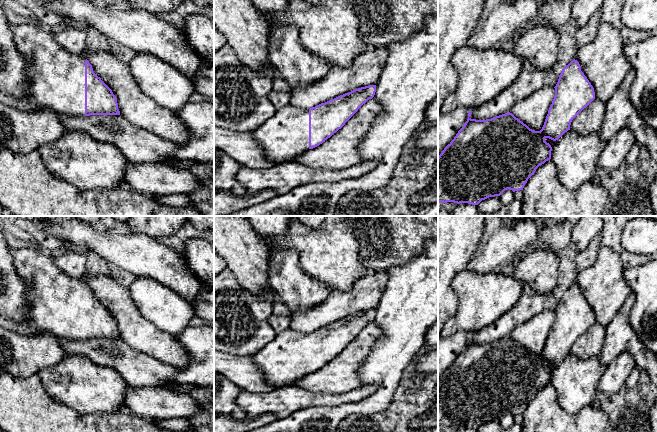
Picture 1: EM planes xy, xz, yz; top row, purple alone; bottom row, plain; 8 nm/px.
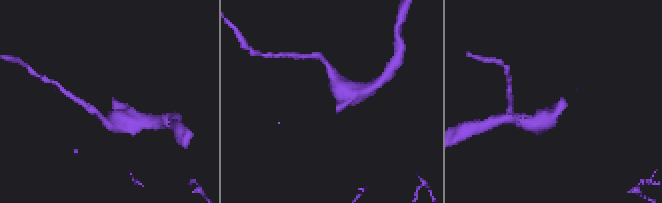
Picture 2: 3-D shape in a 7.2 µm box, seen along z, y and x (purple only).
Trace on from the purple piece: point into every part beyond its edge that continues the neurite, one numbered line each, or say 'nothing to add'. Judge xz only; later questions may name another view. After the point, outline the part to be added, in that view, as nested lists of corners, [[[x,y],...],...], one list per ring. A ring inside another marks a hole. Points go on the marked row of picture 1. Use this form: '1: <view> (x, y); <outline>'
1: xz (284, 136); [[[291,104],[282,107],[252,132],[253,139],[264,149],[267,158],[275,163],[293,161],[309,150],[309,109]]]

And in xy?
1: xy (56, 78); [[[38,24],[11,26],[13,41],[18,52],[26,61],[25,81],[29,86],[29,93],[41,107],[48,107],[57,114],[68,117],[85,116],[85,57],[72,54],[62,48],[54,39],[52,33],[47,33]]]

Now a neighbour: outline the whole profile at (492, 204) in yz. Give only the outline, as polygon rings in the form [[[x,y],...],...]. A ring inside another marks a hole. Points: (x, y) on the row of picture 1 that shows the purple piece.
[[[500,196],[489,197],[485,200],[482,200],[478,205],[478,209],[482,213],[494,213],[500,209],[502,203],[500,201]]]

